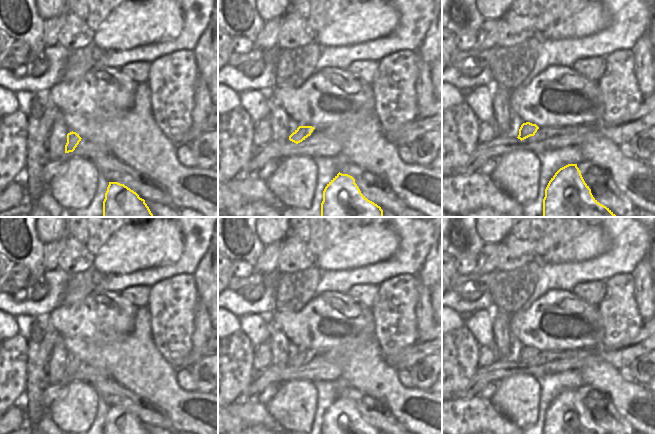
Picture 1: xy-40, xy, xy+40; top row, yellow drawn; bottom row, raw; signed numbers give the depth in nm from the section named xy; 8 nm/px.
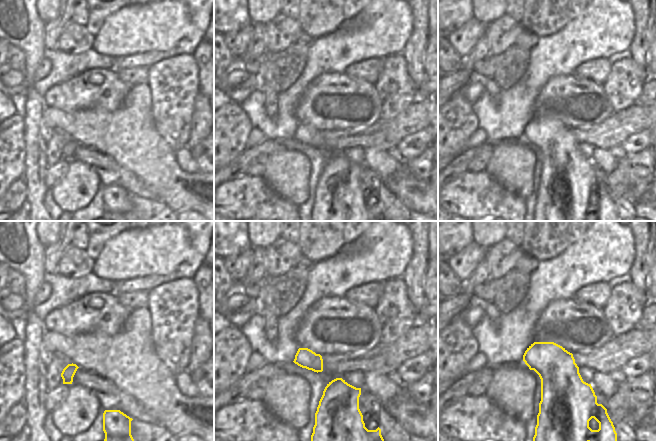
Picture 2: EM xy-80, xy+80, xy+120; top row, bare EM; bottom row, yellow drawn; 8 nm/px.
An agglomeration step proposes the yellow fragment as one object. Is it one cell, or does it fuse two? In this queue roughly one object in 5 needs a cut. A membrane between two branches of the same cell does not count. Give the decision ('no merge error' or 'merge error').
no merge error

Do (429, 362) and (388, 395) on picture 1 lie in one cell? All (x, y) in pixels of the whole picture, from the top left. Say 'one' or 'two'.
two

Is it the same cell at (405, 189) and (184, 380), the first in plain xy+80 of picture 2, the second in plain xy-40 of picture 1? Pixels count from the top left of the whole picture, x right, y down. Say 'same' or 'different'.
different

